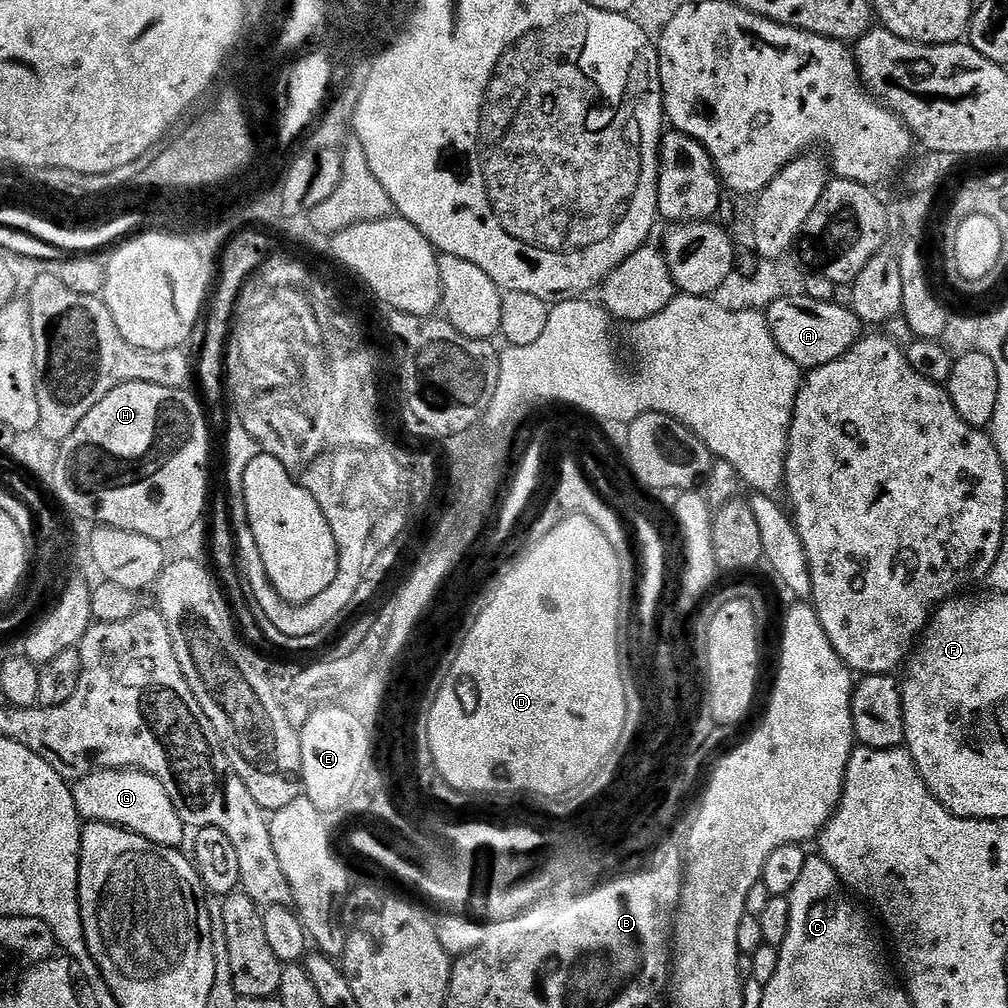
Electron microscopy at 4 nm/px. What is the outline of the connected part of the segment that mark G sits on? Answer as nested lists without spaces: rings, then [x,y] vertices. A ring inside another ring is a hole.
[[[109,770],[91,772],[71,785],[72,797],[81,817],[88,822],[115,824],[137,832],[156,844],[165,846],[173,843],[172,835],[176,828],[170,821],[164,820],[166,797],[159,780],[149,776],[143,770]]]

